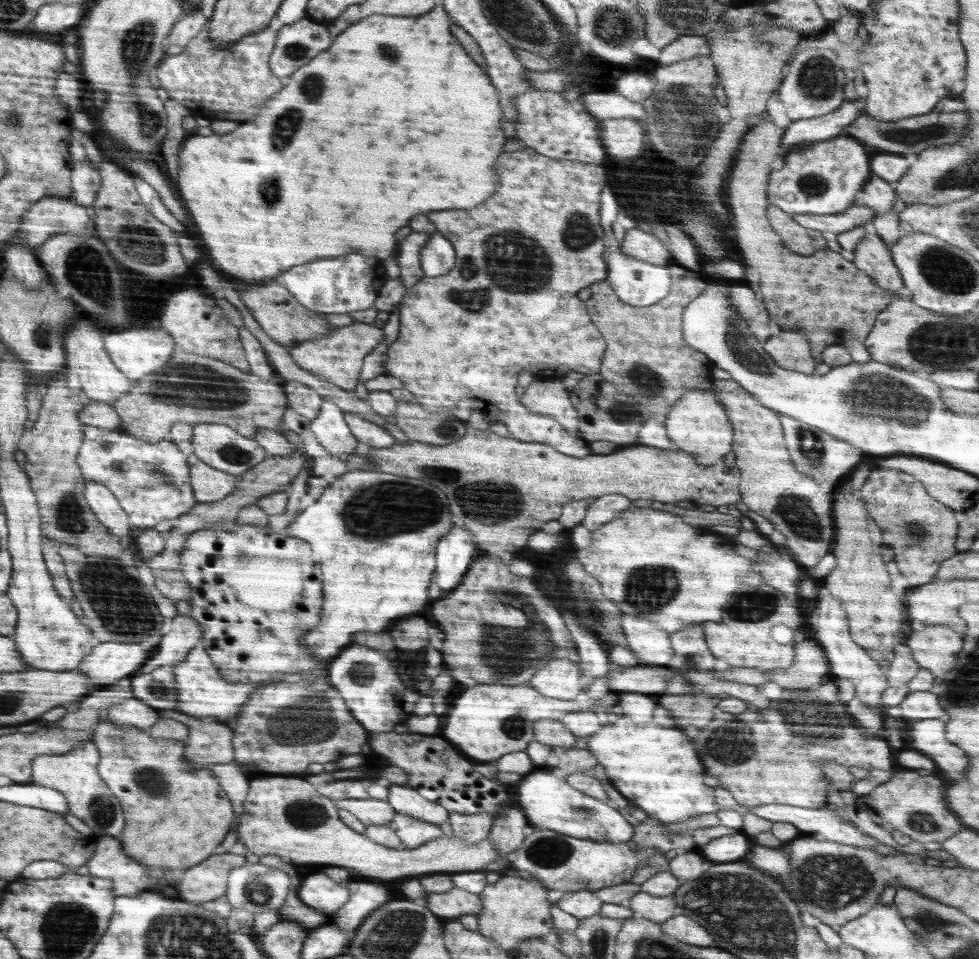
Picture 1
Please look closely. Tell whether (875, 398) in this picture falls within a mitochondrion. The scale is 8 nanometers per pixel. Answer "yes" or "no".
yes

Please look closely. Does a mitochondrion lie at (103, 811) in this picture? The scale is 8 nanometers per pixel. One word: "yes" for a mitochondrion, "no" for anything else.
yes

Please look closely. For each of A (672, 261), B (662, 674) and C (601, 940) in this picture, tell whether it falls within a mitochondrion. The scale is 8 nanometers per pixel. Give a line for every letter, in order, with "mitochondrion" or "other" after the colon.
A: other
B: other
C: mitochondrion

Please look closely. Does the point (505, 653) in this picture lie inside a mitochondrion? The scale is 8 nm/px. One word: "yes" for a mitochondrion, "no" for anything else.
yes

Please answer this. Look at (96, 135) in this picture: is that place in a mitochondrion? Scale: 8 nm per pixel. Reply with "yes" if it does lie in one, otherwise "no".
no

